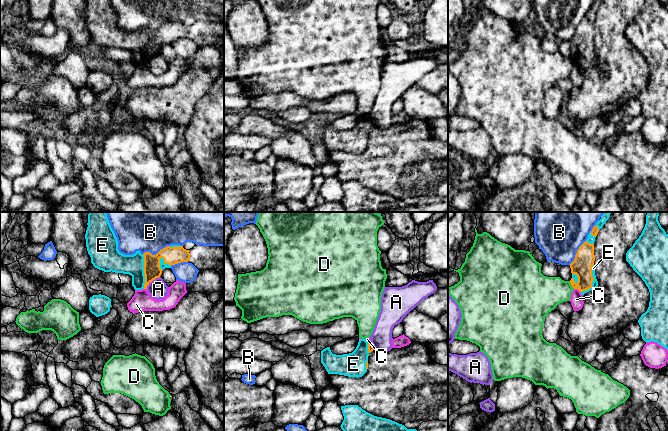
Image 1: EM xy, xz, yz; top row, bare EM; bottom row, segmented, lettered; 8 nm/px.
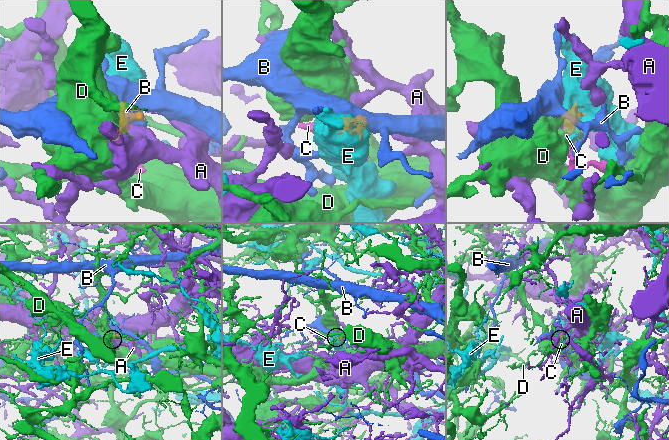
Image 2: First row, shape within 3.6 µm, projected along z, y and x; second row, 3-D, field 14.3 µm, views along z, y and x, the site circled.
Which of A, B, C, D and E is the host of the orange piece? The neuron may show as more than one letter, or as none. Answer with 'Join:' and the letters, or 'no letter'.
Join: E

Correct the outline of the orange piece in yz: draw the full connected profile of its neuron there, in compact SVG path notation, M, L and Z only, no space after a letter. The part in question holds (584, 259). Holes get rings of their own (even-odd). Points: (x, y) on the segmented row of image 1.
M604 212L601 219L589 233L587 240L579 247L574 261L570 264L572 278L570 283L574 289L578 289L582 295L598 287L595 275L594 241L612 212Z

